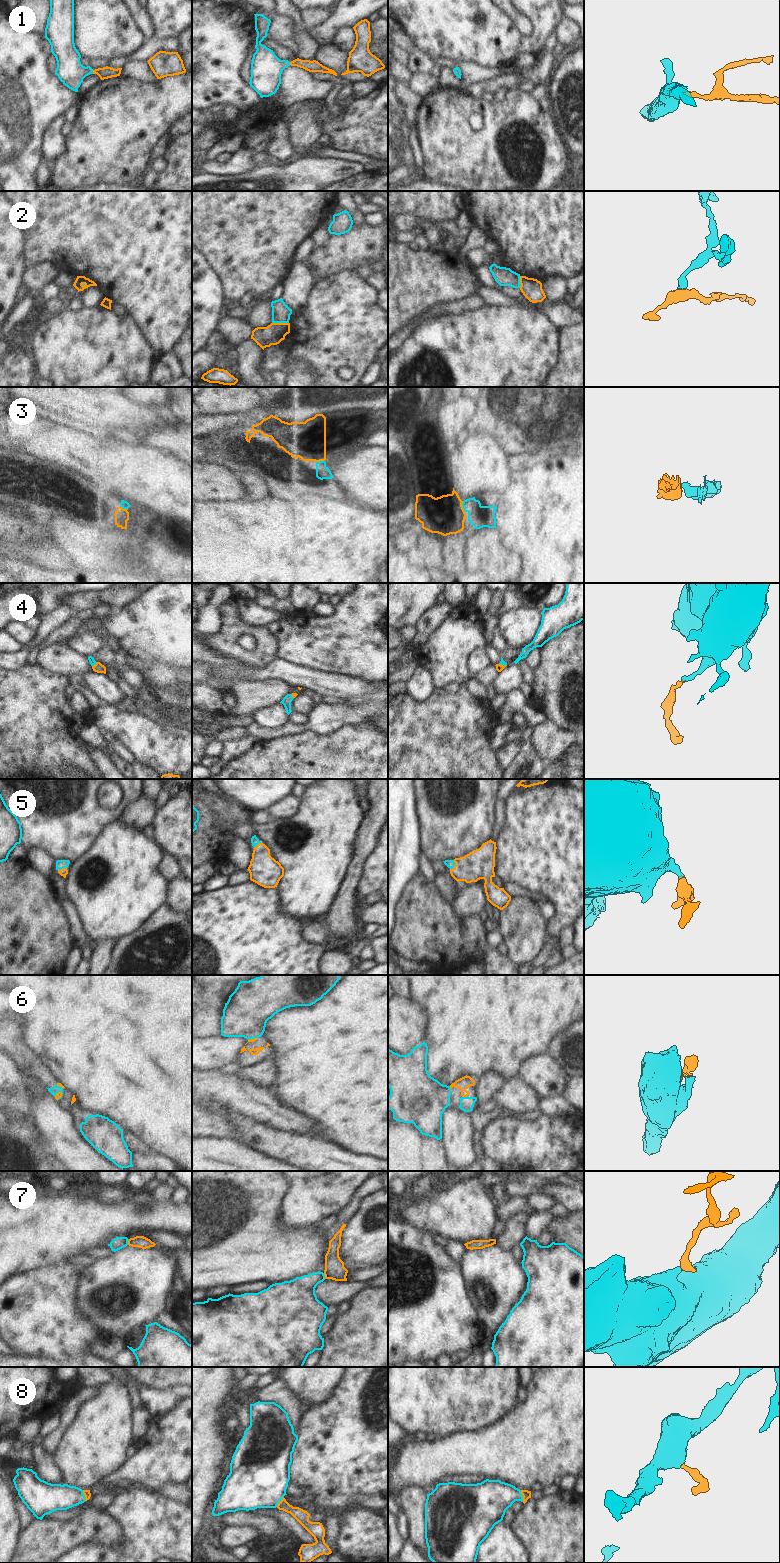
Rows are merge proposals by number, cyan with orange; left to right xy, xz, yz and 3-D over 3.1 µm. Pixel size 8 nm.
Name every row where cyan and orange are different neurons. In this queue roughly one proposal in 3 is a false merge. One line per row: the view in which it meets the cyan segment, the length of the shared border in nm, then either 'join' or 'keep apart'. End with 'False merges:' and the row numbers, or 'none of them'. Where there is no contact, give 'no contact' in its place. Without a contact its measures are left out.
1: contact in xy; length 30 nm; join
2: contact in xz; length 140 nm; keep apart
3: contact in yz; length 90 nm; join
4: contact in yz; length 70 nm; join
5: contact in yz; length 80 nm; join
6: contact in yz; length 60 nm; join
7: contact in xy; length 50 nm; keep apart
8: contact in yz; length 100 nm; join
False merges: 2, 7

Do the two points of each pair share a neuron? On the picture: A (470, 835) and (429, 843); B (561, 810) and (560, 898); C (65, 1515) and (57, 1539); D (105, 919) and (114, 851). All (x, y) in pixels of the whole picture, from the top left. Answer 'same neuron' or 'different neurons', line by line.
A: same neuron
B: same neuron
C: different neurons
D: same neuron

